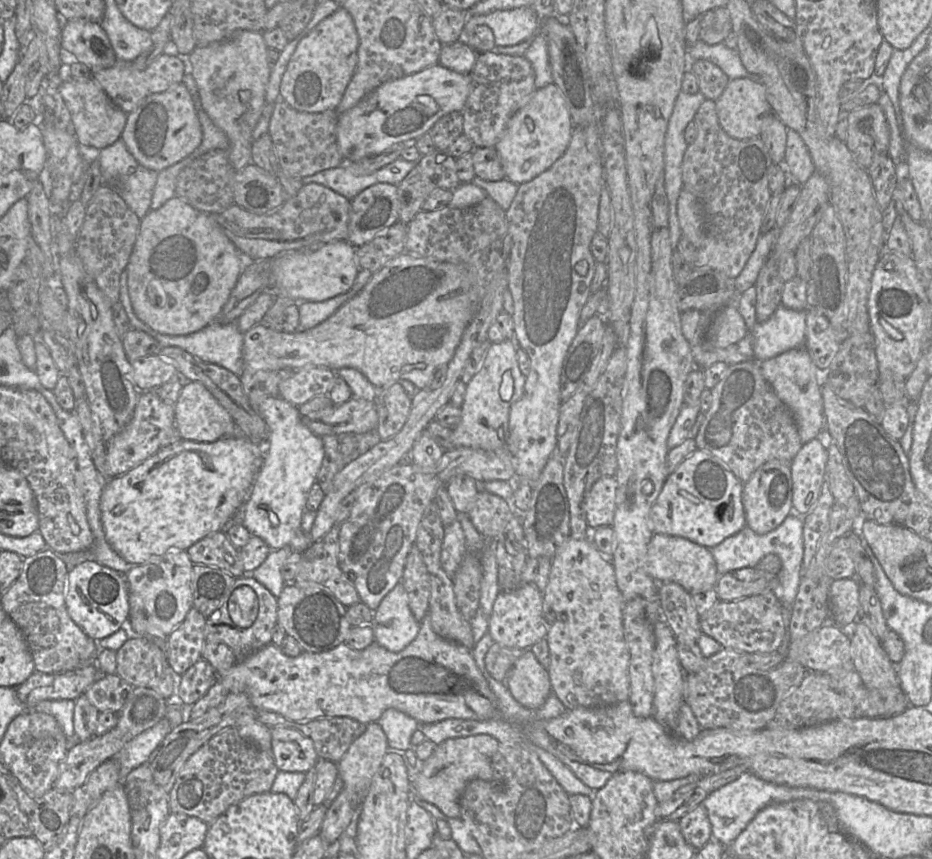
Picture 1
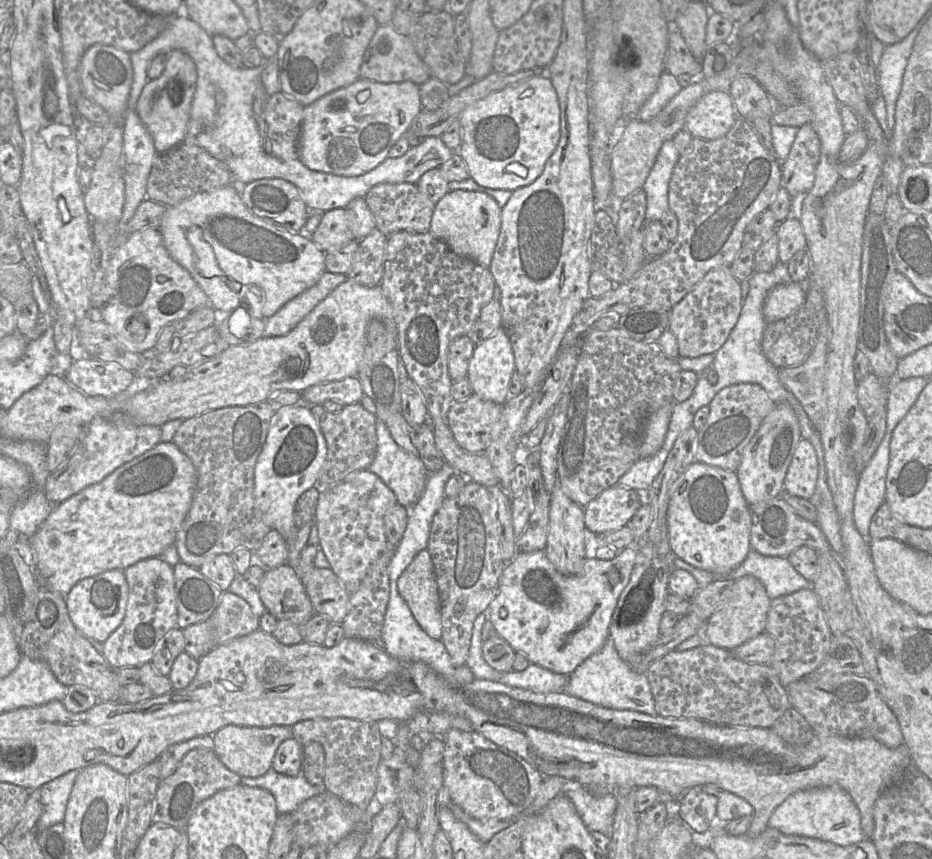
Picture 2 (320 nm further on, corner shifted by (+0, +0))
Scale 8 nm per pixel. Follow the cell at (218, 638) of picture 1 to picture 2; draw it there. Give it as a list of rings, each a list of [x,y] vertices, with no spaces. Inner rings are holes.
[[[228,590],[222,591],[216,610],[206,620],[182,629],[185,652],[199,660],[215,647],[259,630],[259,619],[260,617],[252,612],[249,604],[243,598]]]

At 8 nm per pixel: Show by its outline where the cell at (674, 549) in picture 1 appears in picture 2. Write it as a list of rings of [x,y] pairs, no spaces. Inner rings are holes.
[[[628,546],[620,550],[617,556],[612,560],[601,560],[590,553],[584,562],[582,572],[575,576],[567,576],[555,569],[553,564],[547,558],[544,550],[516,554],[515,557],[507,563],[502,572],[498,594],[492,600],[488,609],[486,610],[487,619],[491,621],[497,634],[501,638],[503,638],[516,653],[523,654],[530,661],[531,664],[536,664],[554,673],[568,676],[572,674],[573,671],[575,671],[578,666],[580,666],[580,664],[582,664],[587,658],[598,652],[608,640],[613,612],[617,605],[617,601],[621,592],[630,580],[636,557],[636,546]]]

